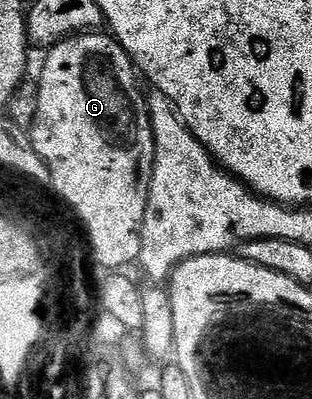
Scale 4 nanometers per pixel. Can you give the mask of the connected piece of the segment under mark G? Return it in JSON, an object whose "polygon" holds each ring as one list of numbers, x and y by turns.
{"polygon":[[84,31,78,35,71,35,63,39,57,46,46,52,47,60,39,71,37,78,37,109,35,110,35,121,29,128,29,138,33,149,45,161,49,173,55,174,55,183,67,199,71,199,78,207,83,218,87,219,90,226,92,238,95,239,94,247,89,250,103,269,127,269,130,263,134,264,141,253,141,237,139,230,145,217,145,205,147,204,147,187,151,183,151,170,155,160,155,146,153,145,153,133,151,132,151,118,147,115,147,104,144,92,139,92,140,80,137,78,137,68,127,55,127,50,119,44,114,37,99,31]]}

